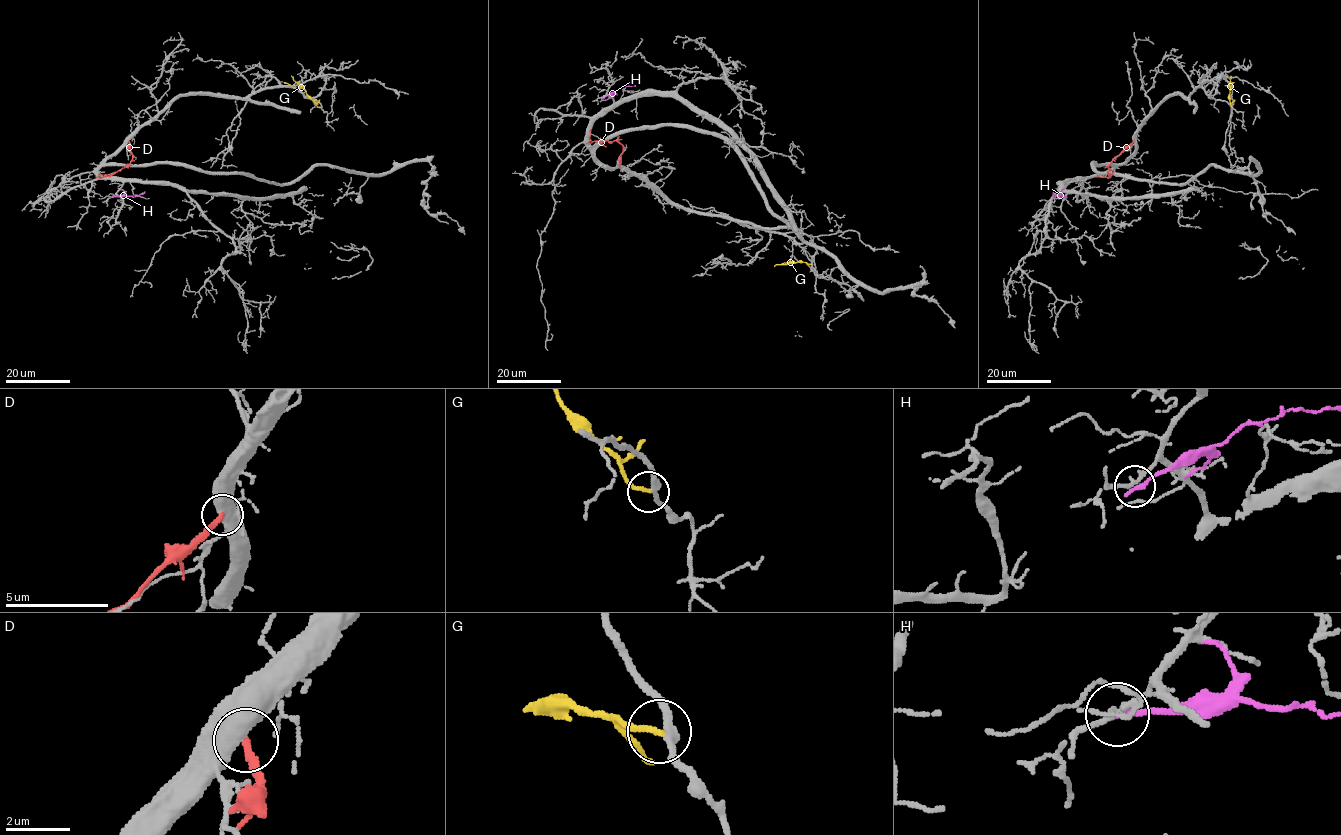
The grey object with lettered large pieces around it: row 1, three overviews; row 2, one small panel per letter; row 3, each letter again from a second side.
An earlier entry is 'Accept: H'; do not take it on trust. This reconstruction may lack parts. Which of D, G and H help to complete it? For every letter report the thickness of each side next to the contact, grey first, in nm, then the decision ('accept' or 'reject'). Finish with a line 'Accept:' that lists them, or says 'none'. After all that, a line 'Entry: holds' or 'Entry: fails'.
D: 750 nm thick on the grey side, 240 nm on the other; reject
G: 280 nm thick on the grey side, 170 nm on the other; reject
H: 180 nm thick on the grey side, 240 nm on the other; reject
Accept: none
Entry: fails

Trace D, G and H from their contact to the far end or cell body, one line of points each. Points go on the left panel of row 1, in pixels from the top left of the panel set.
D: (129, 141), (132, 160), (120, 170), (108, 176), (100, 175)
G: (320, 108), (303, 88), (283, 82)
H: (112, 196), (135, 196), (144, 191)

